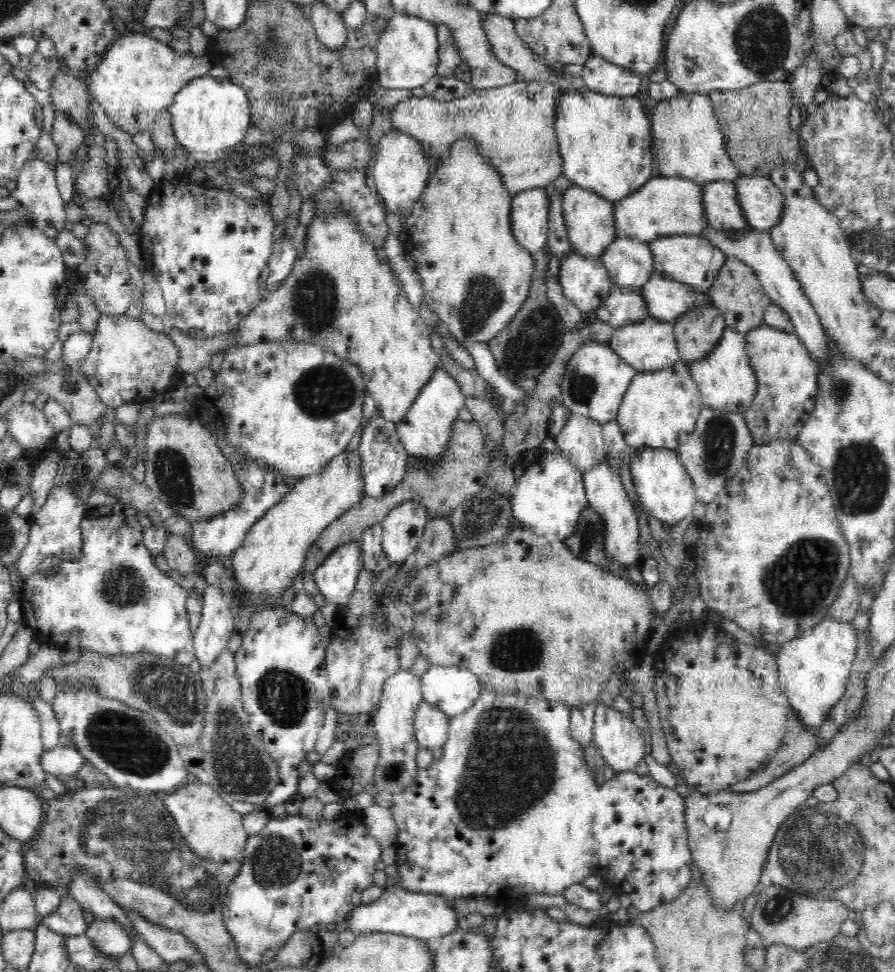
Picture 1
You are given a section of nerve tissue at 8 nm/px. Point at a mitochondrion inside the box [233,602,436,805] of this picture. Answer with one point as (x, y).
(282, 695)

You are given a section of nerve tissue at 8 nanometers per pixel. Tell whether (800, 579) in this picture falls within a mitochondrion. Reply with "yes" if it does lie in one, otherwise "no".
yes

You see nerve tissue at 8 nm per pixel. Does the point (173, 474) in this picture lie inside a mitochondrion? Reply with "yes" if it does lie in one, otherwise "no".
yes

